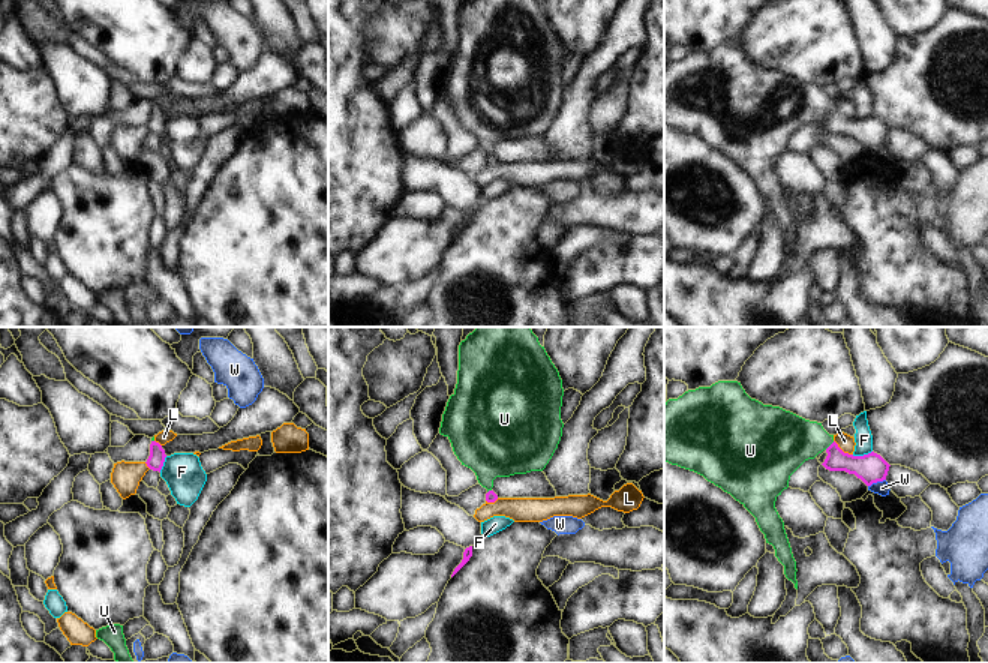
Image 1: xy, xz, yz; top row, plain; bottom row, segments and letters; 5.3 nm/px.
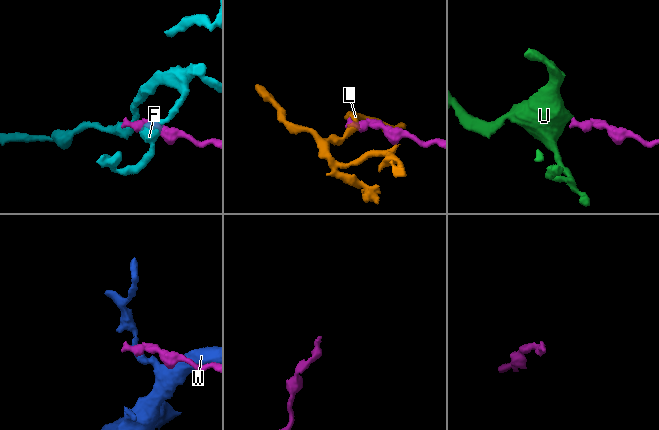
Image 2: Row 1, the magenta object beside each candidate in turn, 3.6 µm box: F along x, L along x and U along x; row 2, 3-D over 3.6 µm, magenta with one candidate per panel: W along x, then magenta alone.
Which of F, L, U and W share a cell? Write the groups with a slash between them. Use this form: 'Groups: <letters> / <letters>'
Groups: F / L / U / W.

